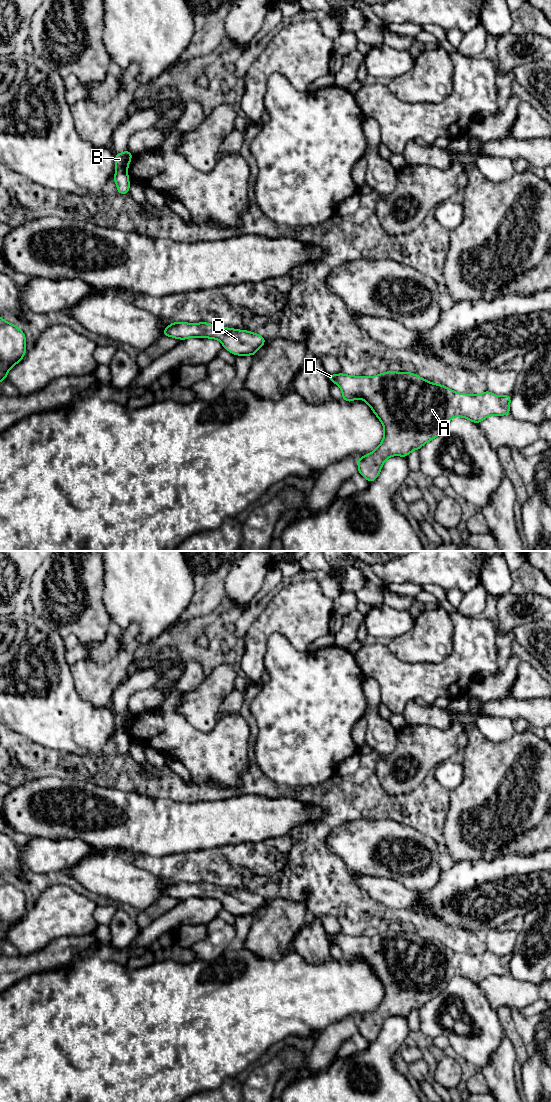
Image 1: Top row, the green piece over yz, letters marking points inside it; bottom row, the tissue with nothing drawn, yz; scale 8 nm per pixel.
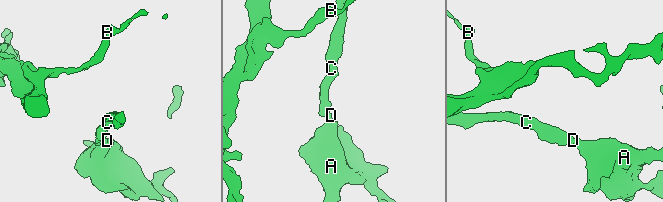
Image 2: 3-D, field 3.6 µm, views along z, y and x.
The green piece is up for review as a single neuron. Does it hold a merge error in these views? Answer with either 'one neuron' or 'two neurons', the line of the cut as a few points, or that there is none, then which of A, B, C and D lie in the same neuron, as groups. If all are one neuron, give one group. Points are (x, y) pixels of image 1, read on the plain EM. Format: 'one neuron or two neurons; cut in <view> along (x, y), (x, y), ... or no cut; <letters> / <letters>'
two neurons; cut in yz along (116, 729), (126, 733); A C D / B

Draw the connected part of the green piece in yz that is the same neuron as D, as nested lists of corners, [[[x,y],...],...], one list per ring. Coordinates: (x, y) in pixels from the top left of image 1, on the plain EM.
[[[387,931],[372,937],[339,932],[336,936],[328,933],[328,939],[341,948],[344,961],[364,960],[384,987],[380,1005],[373,1012],[357,1018],[358,1033],[370,1043],[377,1039],[387,1018],[395,1015],[407,1018],[410,1012],[438,997],[455,976],[478,984],[491,975],[510,975],[511,954],[497,956],[488,950],[478,955],[457,953],[410,932]]]

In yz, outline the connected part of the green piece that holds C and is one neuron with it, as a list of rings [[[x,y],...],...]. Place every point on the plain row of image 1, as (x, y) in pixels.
[[[172,882],[162,891],[162,896],[179,900],[186,900],[191,897],[217,899],[222,903],[224,909],[233,915],[250,915],[253,917],[267,901],[261,895],[247,890],[225,888],[207,882],[196,884]]]

